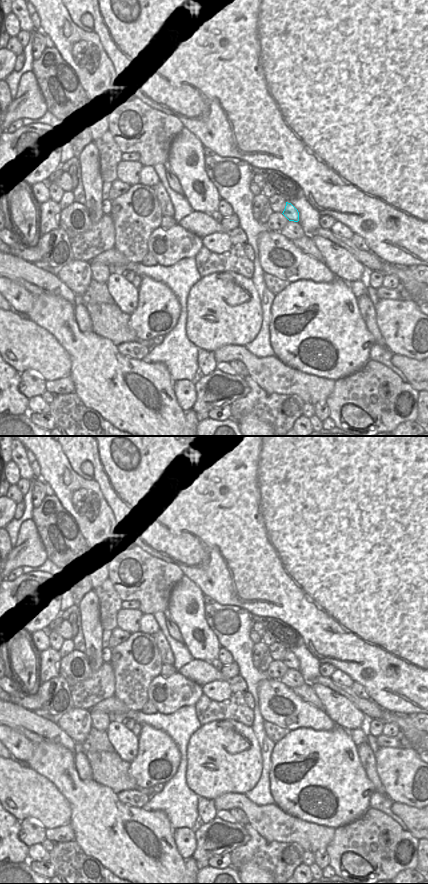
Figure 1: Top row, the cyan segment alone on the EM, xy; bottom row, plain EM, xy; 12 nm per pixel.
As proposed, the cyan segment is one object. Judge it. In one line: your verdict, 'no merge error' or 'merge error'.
no merge error

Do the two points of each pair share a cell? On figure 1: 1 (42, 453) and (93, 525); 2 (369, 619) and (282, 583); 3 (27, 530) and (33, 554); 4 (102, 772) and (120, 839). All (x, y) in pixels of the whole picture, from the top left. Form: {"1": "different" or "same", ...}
{"1": "same", "2": "same", "3": "same", "4": "different"}

